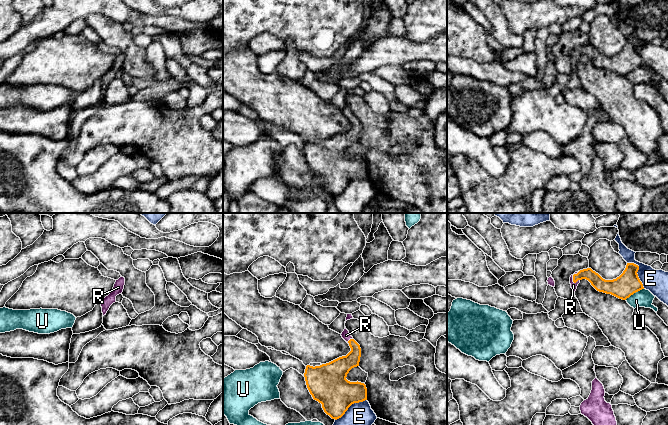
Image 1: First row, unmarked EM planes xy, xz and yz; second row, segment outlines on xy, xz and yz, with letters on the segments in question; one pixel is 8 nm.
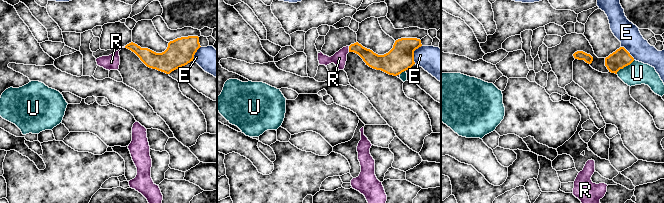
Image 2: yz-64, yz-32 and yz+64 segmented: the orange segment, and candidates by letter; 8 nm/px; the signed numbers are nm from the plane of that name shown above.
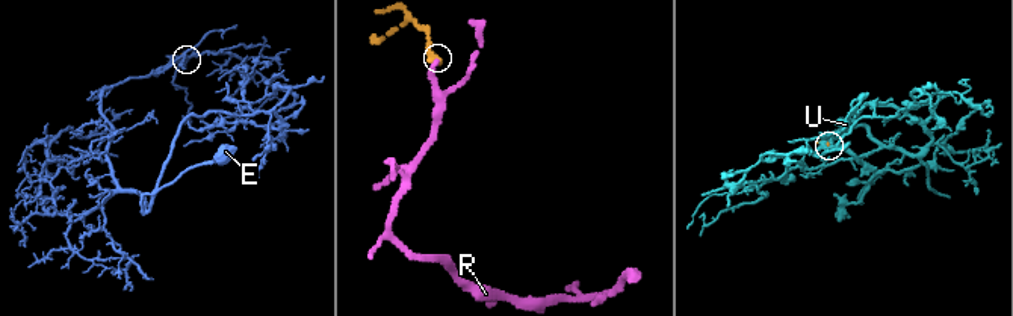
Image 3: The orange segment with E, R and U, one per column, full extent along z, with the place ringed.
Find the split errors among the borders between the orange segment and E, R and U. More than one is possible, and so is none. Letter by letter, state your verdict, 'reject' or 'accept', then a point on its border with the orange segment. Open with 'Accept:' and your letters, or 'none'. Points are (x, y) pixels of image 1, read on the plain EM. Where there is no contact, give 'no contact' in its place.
Accept: R
E: reject; contact yz (637, 47)
R: accept; contact yz (573, 52)
U: reject; contact yz (634, 68)

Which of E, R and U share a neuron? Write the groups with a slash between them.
E / R / U

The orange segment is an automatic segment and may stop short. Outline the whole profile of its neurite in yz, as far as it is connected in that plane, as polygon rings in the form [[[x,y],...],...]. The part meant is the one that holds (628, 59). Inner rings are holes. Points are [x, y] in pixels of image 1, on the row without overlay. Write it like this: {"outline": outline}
{"outline": [[[627,39],[625,46],[619,53],[613,56],[605,56],[591,44],[587,44],[571,51],[570,60],[575,68],[580,57],[586,55],[597,67],[626,76],[634,69],[644,65],[637,50],[638,46],[638,41]]]}

